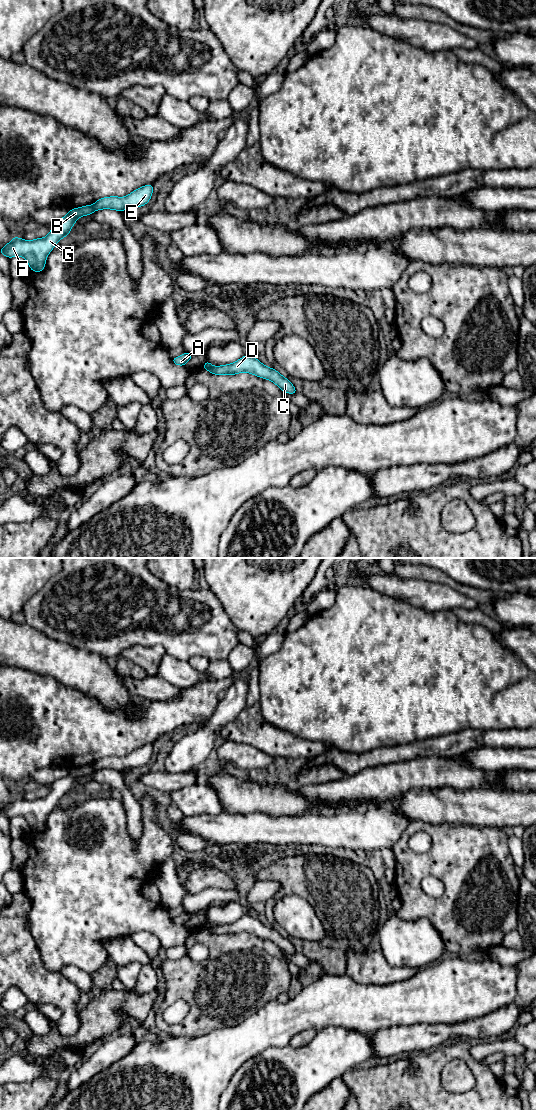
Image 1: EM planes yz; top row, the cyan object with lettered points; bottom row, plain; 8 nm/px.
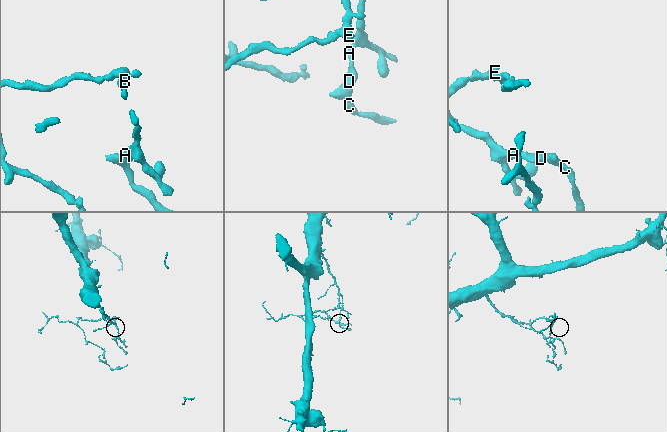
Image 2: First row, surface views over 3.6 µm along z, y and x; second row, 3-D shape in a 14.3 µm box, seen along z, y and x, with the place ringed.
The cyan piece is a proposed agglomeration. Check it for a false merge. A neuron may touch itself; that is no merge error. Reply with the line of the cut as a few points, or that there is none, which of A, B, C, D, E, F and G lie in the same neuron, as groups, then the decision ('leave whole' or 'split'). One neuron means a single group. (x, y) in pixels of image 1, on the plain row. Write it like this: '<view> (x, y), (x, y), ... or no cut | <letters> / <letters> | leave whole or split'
yz (92, 765), (95, 770) | A B C D F G / E | split

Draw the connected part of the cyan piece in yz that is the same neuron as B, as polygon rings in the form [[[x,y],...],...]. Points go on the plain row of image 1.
[[[93,765],[70,769],[65,777],[54,782],[52,790],[45,798],[29,801],[14,796],[7,805],[1,808],[0,814],[5,815],[9,819],[21,816],[27,820],[31,831],[43,832],[47,816],[57,802],[68,796],[78,778],[93,774],[94,771]]]

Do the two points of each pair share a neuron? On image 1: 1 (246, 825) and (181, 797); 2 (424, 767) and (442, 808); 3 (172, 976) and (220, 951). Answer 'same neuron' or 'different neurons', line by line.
1: different neurons
2: different neurons
3: same neuron

